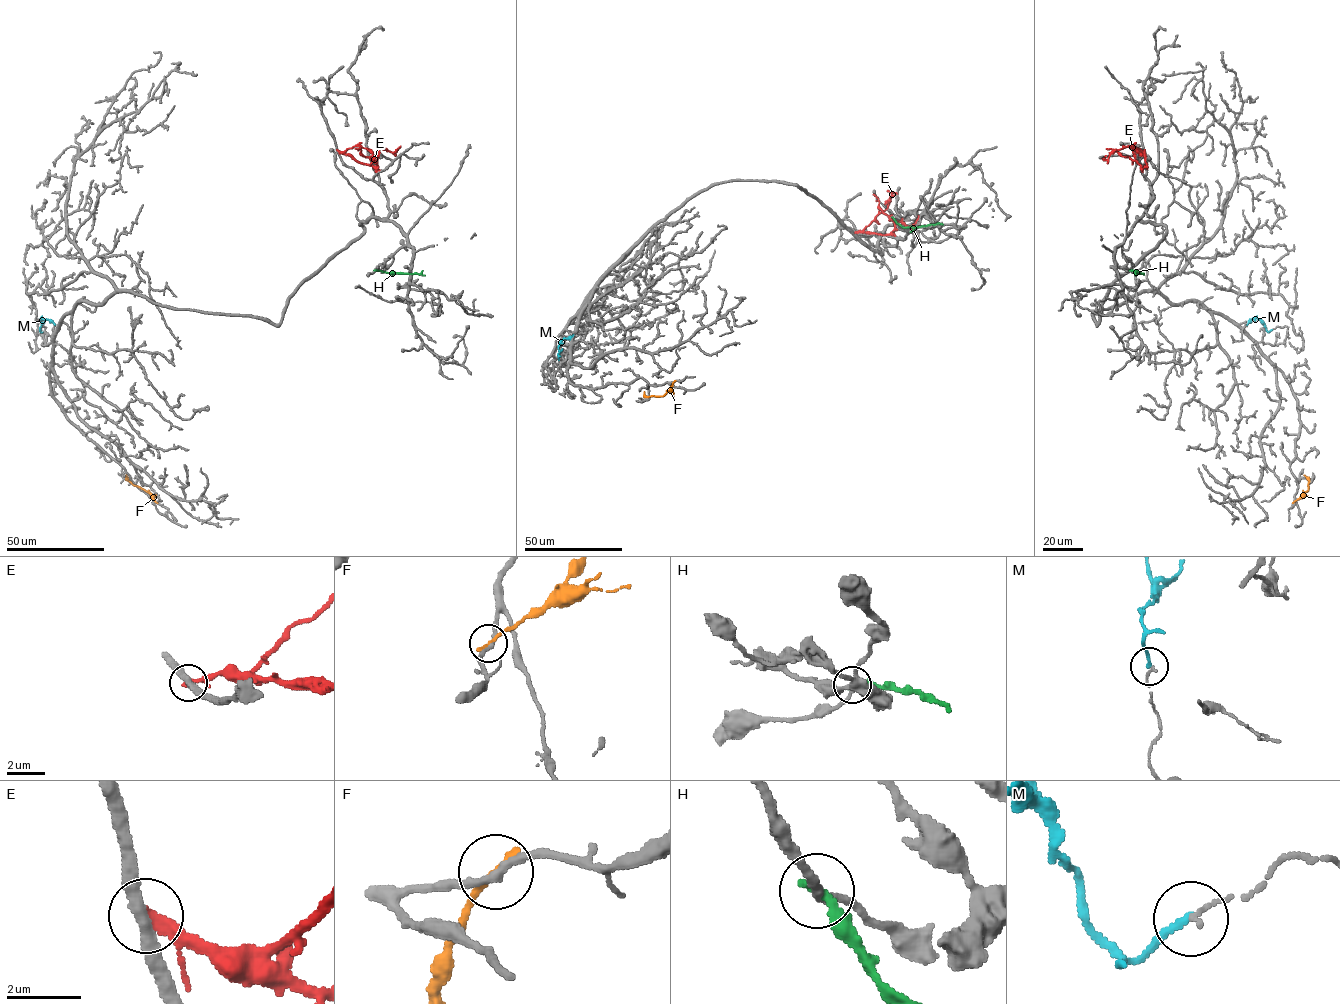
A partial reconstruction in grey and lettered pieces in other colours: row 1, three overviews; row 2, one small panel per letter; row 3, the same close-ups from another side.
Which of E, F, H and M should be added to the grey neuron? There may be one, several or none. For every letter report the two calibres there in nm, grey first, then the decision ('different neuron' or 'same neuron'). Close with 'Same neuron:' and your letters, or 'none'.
E: 320 nm thick on the grey side, 320 nm on the other; different neuron
F: 200 nm thick on the grey side, 200 nm on the other; different neuron
H: 200 nm thick on the grey side, 280 nm on the other; different neuron
M: 110 nm thick on the grey side, 180 nm on the other; different neuron
Same neuron: none

